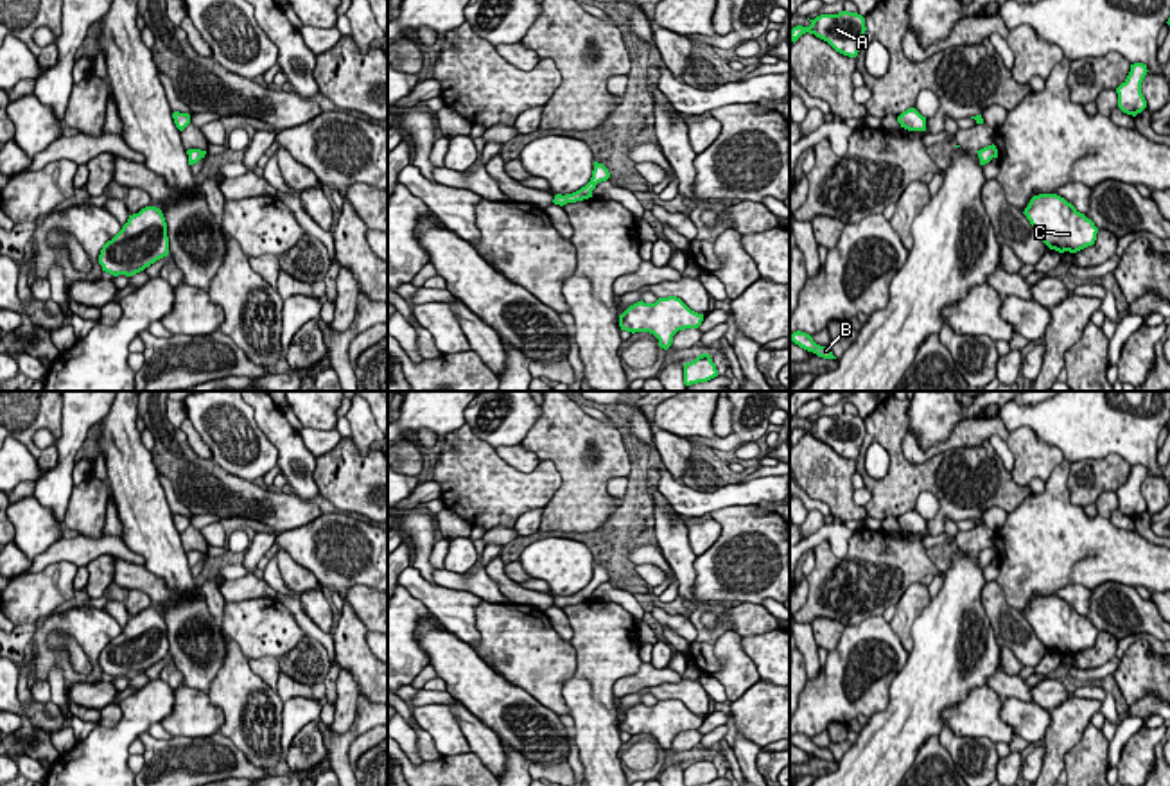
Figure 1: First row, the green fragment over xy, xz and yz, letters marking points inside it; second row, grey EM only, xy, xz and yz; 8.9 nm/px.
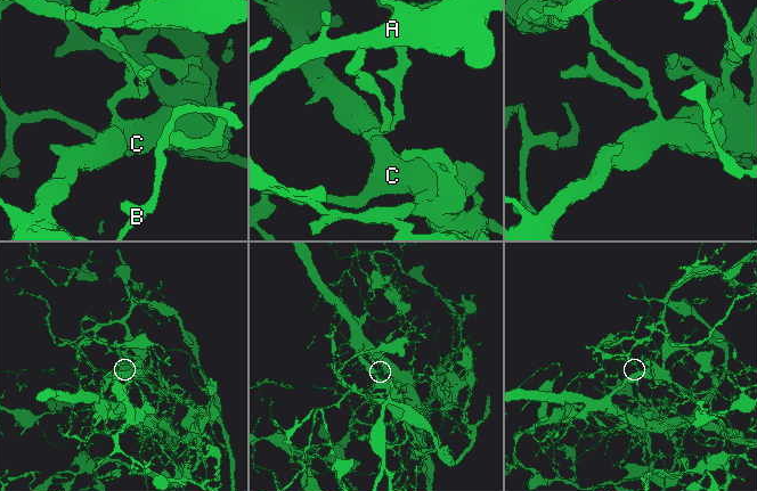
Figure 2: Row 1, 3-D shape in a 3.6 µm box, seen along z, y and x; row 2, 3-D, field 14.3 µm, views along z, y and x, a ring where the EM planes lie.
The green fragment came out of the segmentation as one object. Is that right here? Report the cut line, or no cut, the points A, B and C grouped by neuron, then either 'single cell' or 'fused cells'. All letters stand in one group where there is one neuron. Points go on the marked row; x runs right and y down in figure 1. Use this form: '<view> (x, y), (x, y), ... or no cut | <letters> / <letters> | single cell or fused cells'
xz (591, 178), (596, 183) | A / B C | fused cells

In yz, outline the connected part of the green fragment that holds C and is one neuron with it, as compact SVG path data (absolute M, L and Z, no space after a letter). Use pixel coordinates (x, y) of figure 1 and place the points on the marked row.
M1057 194L1034 196L1023 214L1039 239L1059 253L1077 253L1096 240L1095 223Z

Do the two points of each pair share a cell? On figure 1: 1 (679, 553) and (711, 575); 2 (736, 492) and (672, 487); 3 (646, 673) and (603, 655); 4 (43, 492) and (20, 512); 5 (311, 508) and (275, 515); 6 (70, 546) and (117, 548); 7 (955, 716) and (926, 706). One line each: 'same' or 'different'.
1: different
2: same
3: different
4: different
5: same
6: same
7: different

